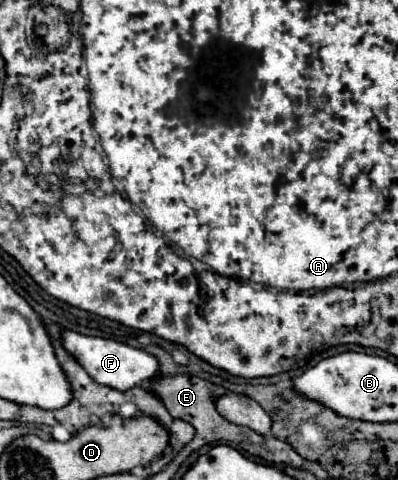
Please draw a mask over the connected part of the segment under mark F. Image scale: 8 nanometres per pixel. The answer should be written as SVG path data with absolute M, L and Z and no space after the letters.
M63 330L63 344L65 344L67 352L71 352L79 360L79 364L89 372L89 376L95 382L117 388L117 390L135 388L141 382L155 378L155 374L159 372L159 360L153 354L127 346L123 342L97 338L97 336L83 336L83 334L77 334L71 330Z

